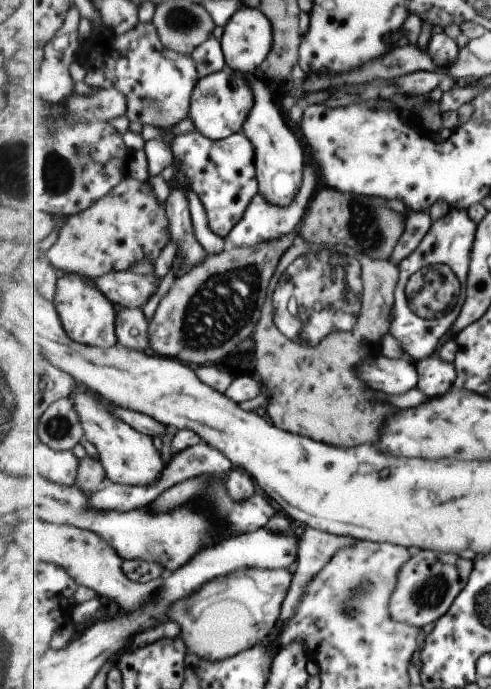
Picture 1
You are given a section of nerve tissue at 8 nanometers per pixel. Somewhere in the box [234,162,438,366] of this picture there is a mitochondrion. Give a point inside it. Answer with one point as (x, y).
(320, 290)

